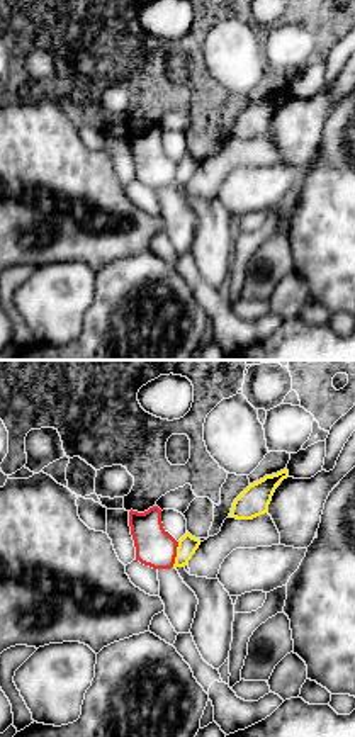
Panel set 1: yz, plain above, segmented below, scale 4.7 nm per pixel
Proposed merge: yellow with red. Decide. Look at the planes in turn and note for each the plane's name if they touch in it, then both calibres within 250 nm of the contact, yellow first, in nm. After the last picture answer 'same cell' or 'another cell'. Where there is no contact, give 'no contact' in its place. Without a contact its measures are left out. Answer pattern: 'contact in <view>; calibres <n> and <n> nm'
contact in yz; calibres 90 and 190 nm

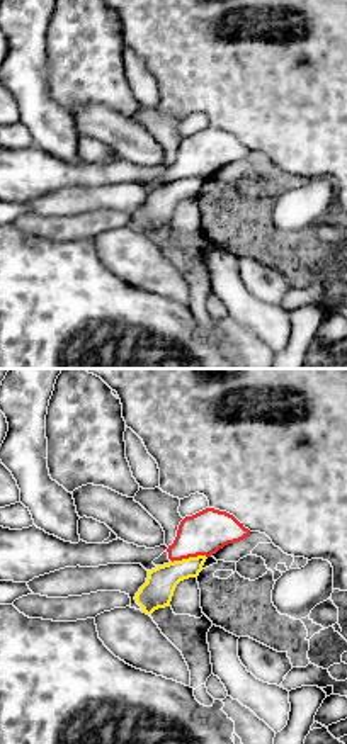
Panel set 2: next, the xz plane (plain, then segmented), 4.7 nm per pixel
contact in xz; calibres 150 and 200 nm

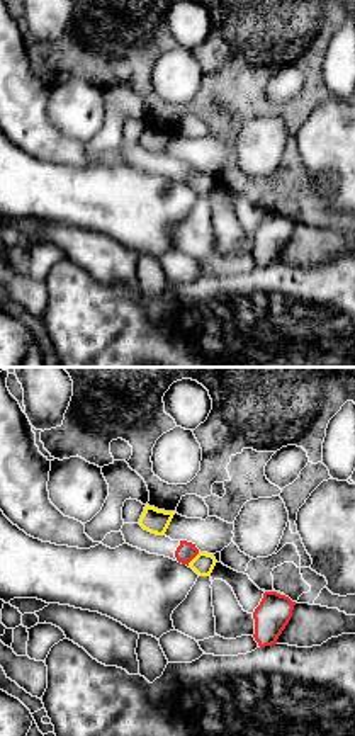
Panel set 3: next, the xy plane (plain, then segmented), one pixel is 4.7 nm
contact in xy; calibres 100 and 90 nm

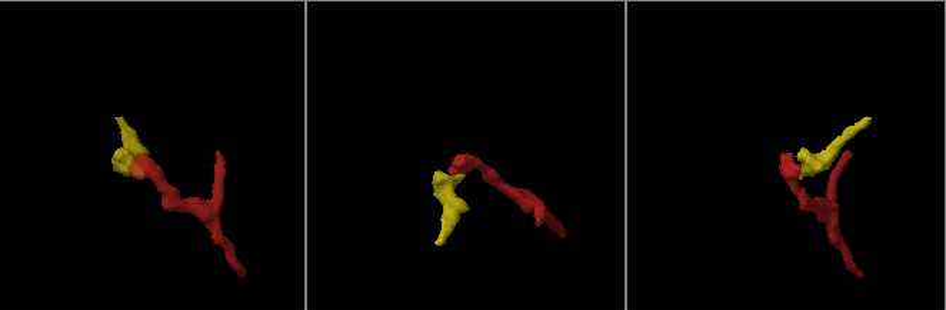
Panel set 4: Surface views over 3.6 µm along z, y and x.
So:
another cell

